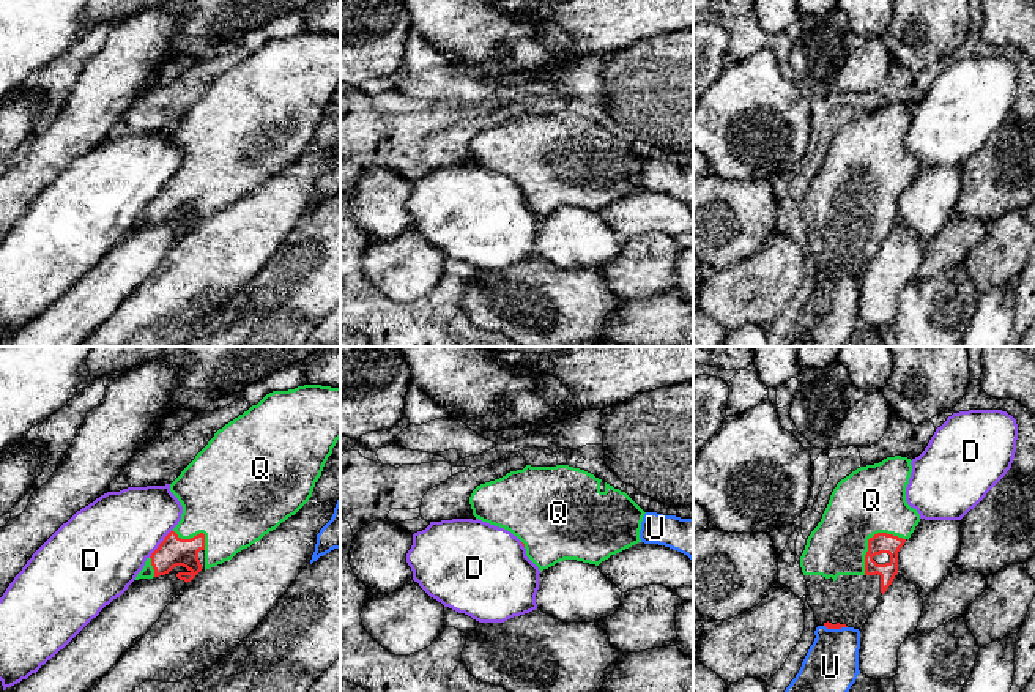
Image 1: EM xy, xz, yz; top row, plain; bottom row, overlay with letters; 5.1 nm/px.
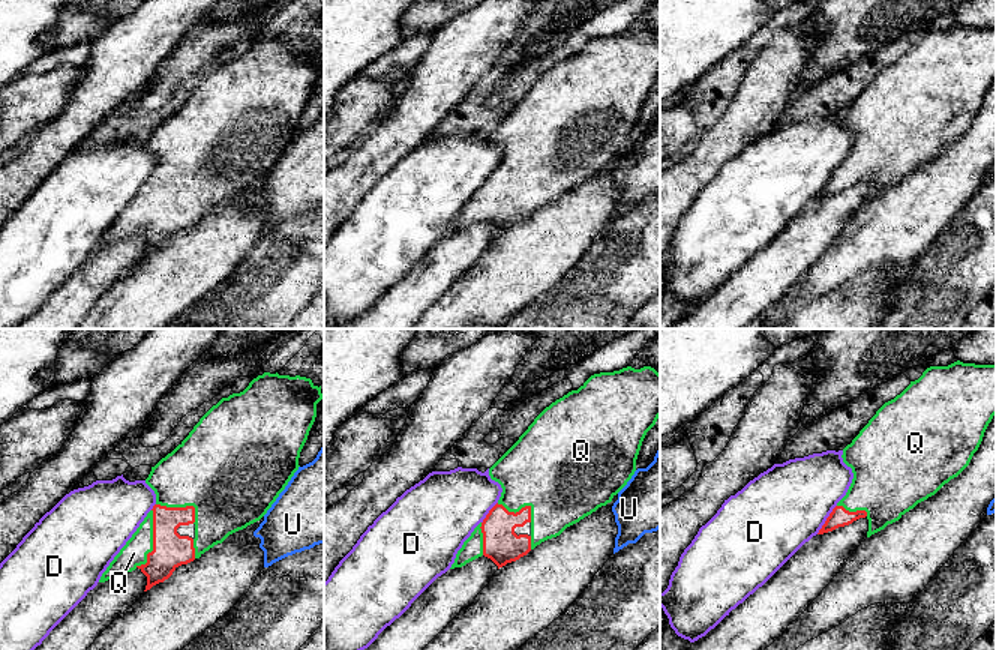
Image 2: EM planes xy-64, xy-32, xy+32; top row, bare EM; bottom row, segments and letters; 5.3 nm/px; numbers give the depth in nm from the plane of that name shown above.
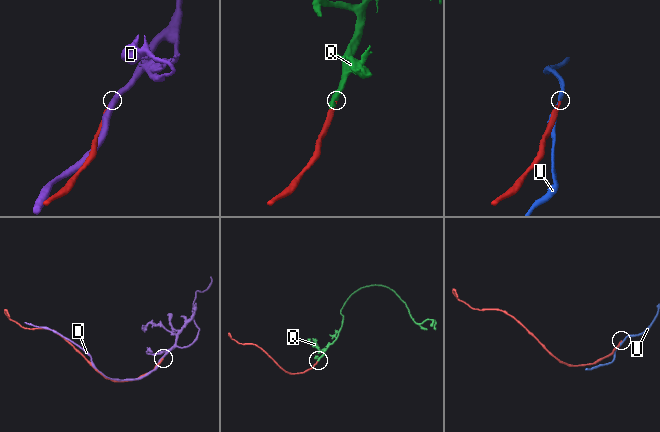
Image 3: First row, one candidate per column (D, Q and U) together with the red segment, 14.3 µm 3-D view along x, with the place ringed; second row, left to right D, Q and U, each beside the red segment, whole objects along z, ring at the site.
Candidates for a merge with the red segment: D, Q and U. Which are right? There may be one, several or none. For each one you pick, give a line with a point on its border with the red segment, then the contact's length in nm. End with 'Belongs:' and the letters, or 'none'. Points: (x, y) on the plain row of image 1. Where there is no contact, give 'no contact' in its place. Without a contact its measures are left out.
Q: contact yz (868, 186); length 280 nm
Belongs: Q

